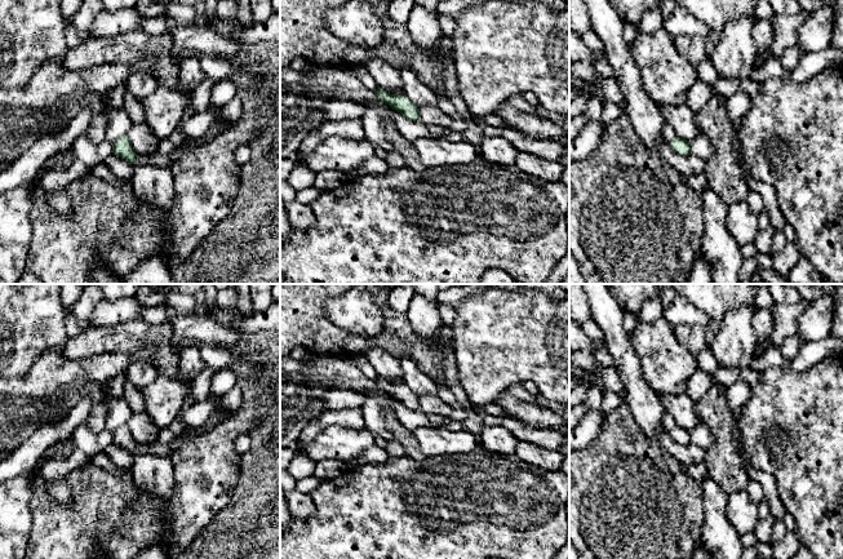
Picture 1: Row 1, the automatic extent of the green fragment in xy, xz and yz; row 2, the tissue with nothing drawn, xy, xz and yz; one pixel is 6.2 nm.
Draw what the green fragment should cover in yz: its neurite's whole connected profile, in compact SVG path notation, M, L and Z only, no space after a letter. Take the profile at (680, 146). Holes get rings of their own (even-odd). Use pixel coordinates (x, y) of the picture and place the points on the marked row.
M676 137L669 145L678 155L691 155L691 141Z

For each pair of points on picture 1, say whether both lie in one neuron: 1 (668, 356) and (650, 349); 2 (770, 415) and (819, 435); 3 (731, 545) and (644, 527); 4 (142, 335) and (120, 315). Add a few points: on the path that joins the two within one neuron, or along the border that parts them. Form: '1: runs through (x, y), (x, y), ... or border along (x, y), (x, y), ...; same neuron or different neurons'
1: runs through (664, 356), (653, 349); same neuron
2: runs through (781, 422), (807, 430); same neuron
3: border along (704, 509), (704, 520), (697, 542); different neurons
4: border along (141, 318), (97, 325); different neurons

